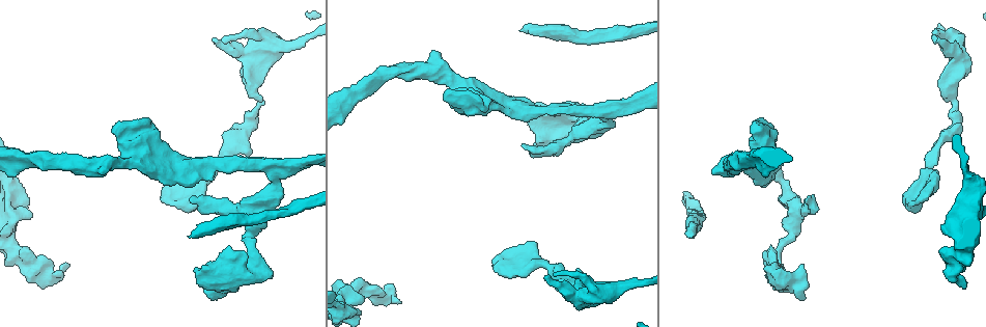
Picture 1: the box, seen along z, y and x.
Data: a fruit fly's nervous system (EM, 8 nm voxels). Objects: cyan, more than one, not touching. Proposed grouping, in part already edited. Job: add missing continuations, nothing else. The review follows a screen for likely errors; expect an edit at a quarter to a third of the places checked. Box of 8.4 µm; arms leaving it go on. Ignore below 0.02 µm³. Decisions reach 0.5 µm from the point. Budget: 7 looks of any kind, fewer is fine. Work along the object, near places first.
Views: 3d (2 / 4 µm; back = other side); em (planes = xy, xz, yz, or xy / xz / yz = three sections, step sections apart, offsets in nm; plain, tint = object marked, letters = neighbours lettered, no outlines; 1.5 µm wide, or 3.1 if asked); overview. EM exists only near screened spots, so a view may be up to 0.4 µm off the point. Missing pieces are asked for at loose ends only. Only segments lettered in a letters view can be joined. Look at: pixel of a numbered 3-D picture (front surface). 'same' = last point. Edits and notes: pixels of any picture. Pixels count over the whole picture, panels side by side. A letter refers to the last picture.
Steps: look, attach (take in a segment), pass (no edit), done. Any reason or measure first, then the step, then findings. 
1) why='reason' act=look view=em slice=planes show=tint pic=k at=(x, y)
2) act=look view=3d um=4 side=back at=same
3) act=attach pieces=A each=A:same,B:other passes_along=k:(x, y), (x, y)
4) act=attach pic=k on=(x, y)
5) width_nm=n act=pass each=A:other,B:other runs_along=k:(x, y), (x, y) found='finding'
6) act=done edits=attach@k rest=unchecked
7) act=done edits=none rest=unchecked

why='free end' act=look view=em slice=planes show=tint pic=1 at=(68, 265)

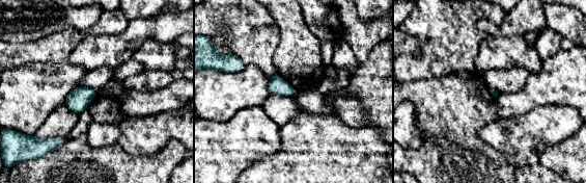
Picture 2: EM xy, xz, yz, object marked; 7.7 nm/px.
act=look view=em slice=planes show=letters at=same

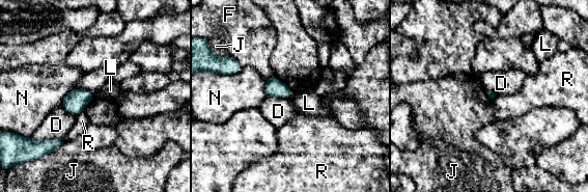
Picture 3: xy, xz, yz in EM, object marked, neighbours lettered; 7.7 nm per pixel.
act=pass each=D:other,F:other,J:other,L:other,N:other,R:other border=3:(274, 76), (294, 93) found='no lettered segment goes on from it'

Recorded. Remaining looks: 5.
why='branch stops here' act=look view=3d um=4 pic=1 at=(914, 203)

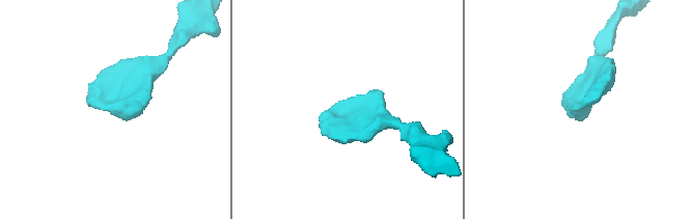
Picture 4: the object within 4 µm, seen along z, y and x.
act=look view=em slice=yz step=4 show=letters pic=4 at=(333, 106)

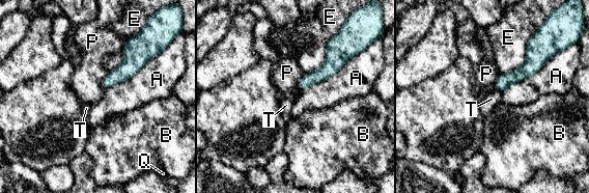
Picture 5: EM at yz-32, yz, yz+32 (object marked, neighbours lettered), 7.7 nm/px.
why='cut it another way' act=look view=em slice=planes show=letters at=same

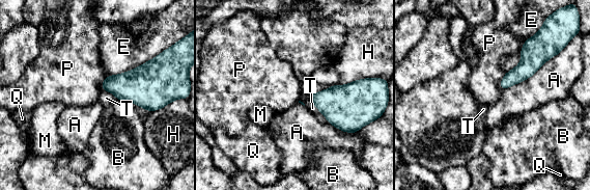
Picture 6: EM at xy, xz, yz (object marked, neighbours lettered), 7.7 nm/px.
longest_contact=A:600nm act=pass each=A:other,B:other,E:other,H:other,M:other,P:other,Q:other,T:other found='no lettered segment goes on from it'

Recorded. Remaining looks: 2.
act=done edits=none rest=unchecked

